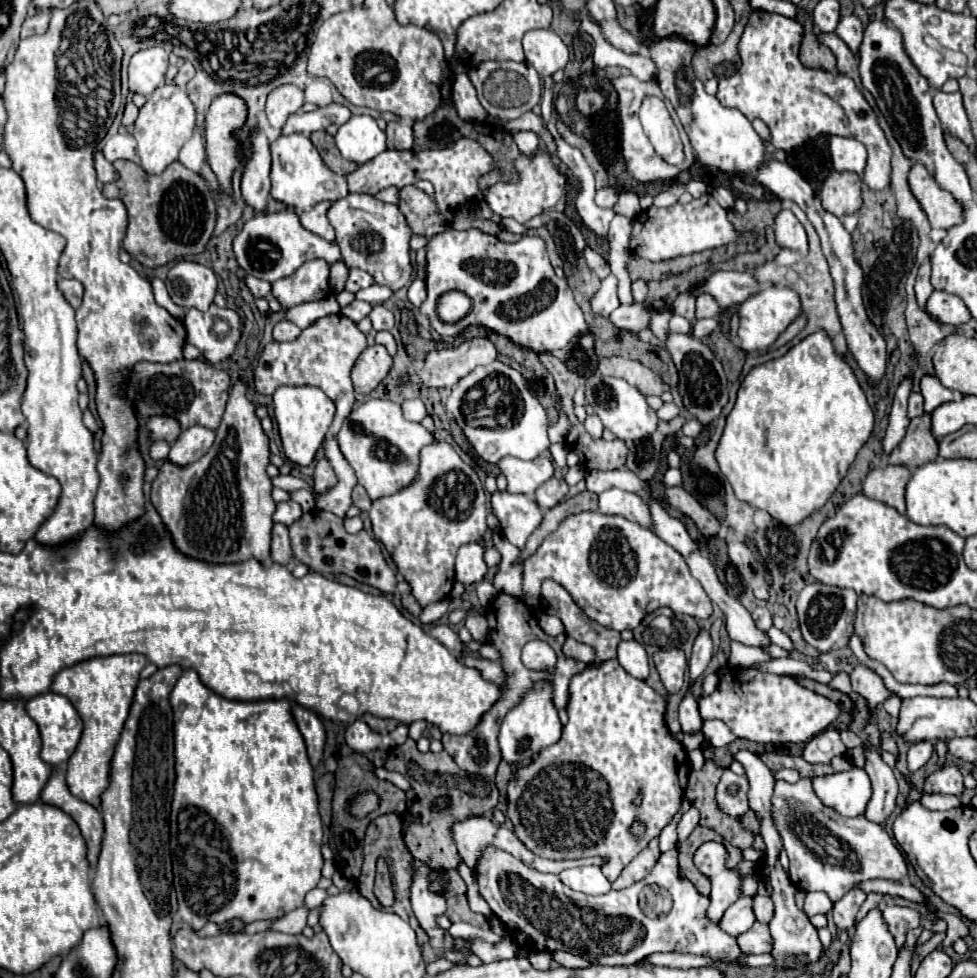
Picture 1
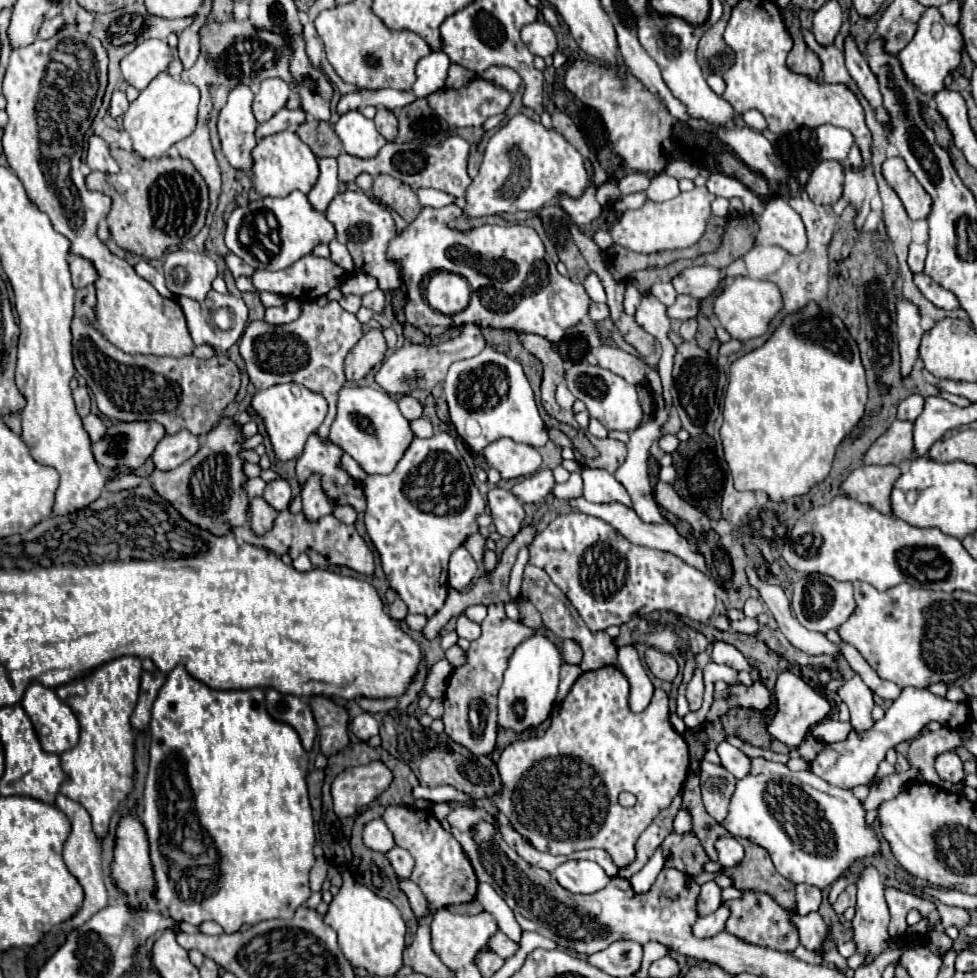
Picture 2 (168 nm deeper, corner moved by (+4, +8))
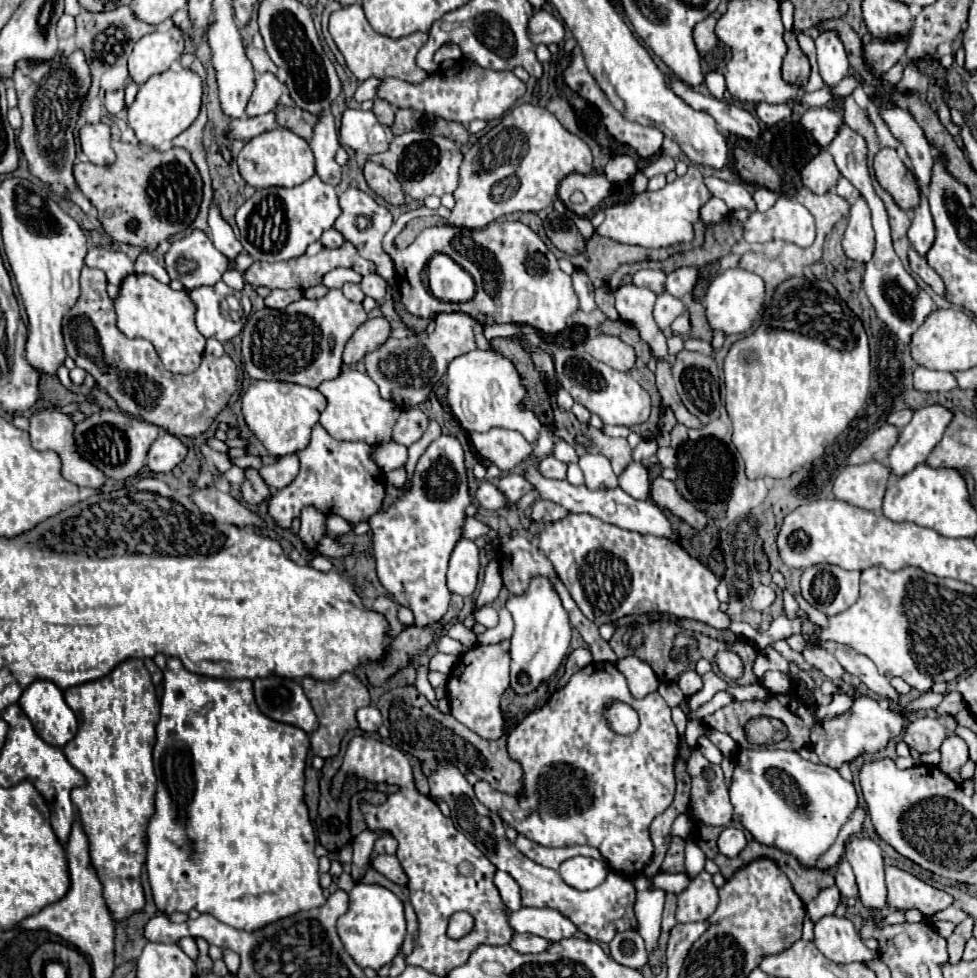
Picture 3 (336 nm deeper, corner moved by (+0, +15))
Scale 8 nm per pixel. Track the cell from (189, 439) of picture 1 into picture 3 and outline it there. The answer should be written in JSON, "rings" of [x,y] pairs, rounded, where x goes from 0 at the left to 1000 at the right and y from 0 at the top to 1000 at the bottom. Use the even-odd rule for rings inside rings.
{"rings":[[[168,443],[156,453],[149,475],[160,484],[170,484],[178,480],[190,465],[192,465],[192,455],[182,445]]]}

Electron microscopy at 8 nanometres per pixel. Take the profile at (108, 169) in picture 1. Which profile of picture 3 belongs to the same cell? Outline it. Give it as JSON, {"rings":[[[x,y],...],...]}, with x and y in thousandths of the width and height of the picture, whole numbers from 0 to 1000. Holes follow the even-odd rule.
{"rings":[[[108,126],[86,128],[82,132],[82,146],[86,158],[98,169],[115,169],[119,156],[113,150],[113,130]]]}

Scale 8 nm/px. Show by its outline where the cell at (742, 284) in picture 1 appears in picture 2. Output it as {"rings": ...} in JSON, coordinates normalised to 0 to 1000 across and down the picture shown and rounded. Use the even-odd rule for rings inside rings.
{"rings":[[[710,272],[710,274],[698,276],[688,286],[688,290],[694,301],[704,301],[719,307],[731,299],[731,294],[737,290],[739,284],[741,284],[741,278],[737,278],[735,274]]]}

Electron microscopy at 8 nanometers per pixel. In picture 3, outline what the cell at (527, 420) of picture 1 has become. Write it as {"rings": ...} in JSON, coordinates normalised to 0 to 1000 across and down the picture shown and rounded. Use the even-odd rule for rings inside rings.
{"rings":[[[504,355],[485,357],[477,363],[467,365],[459,373],[456,396],[459,396],[459,414],[479,443],[495,443],[506,437],[514,437],[534,443],[542,453],[551,449],[555,433],[545,418],[534,416],[540,398],[536,396],[526,371],[512,359]]]}

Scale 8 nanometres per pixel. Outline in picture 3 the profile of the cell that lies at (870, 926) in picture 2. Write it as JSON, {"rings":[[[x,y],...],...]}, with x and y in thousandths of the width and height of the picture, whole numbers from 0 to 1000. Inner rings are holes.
{"rings":[[[872,856],[866,864],[866,880],[870,880],[880,921],[888,931],[901,931],[909,925],[907,903],[905,903],[905,880],[903,870],[893,858]]]}

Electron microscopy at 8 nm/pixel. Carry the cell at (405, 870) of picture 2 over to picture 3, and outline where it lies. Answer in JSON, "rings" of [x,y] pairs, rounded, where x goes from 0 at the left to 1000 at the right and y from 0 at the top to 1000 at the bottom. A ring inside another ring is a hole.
{"rings":[[[393,854],[385,860],[385,866],[383,866],[379,878],[387,876],[387,874],[405,874],[405,870],[407,870],[407,860],[401,854]]]}

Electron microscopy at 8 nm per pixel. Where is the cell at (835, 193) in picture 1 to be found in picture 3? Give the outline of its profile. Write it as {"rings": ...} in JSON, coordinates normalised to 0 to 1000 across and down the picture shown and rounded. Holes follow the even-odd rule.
{"rings":[[[839,154],[823,173],[821,173],[821,187],[831,197],[847,197],[860,183],[858,171],[847,154]]]}

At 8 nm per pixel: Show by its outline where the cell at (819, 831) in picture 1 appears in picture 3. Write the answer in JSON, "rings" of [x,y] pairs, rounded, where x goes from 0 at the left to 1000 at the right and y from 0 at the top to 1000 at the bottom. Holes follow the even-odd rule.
{"rings":[[[755,766],[749,780],[751,780],[751,794],[747,801],[747,819],[751,825],[749,837],[759,842],[759,846],[766,848],[776,862],[800,868],[802,872],[815,876],[823,889],[835,889],[841,872],[850,868],[860,848],[878,825],[878,811],[874,803],[870,799],[864,799],[856,786],[847,782],[833,782],[821,776],[815,768]]]}

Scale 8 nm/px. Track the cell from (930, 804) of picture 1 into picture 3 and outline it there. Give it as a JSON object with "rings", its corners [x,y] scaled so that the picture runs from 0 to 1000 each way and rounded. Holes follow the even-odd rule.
{"rings":[[[938,733],[925,745],[927,762],[940,768],[942,772],[962,766],[968,752],[970,752],[968,743],[960,735],[954,735],[954,733]]]}

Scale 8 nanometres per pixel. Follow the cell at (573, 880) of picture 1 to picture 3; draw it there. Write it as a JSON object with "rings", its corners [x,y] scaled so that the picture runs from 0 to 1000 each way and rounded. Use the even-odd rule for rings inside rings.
{"rings":[[[585,876],[579,878],[571,887],[573,897],[588,909],[600,911],[612,907],[620,899],[620,889],[614,880],[604,878],[604,876]]]}

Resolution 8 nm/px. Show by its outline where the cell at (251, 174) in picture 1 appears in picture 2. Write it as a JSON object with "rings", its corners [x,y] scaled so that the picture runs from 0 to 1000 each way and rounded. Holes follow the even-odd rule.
{"rings":[[[244,86],[235,92],[233,102],[223,117],[223,137],[227,145],[227,155],[231,157],[237,170],[248,172],[252,176],[256,176],[258,172],[256,155],[264,145],[260,139],[264,125],[258,117],[258,102],[260,94],[254,88]]]}

